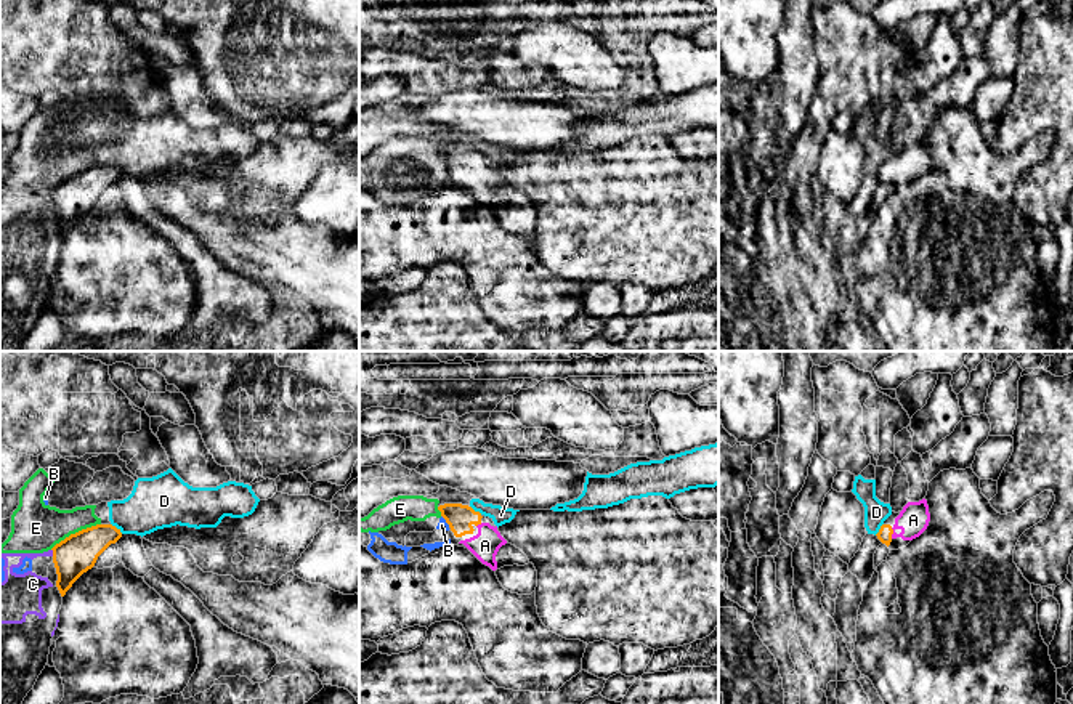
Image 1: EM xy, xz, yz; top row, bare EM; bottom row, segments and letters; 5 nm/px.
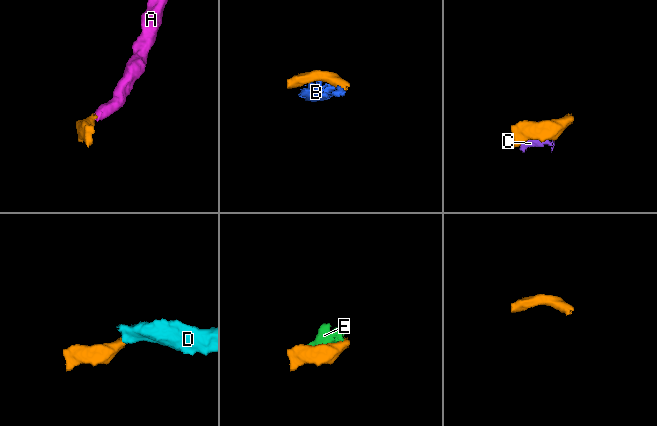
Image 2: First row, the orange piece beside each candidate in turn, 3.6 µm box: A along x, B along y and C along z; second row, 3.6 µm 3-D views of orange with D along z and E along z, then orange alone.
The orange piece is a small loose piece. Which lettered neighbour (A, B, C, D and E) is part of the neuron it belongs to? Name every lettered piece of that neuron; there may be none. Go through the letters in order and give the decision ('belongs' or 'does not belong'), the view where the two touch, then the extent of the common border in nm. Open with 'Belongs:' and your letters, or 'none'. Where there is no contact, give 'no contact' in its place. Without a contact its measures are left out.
Belongs: A
A: belongs; meets orange in yz; contact 60 nm long
B: does not belong; meets orange in xz; contact 80 nm long
C: does not belong; meets orange in xy; contact 40 nm long
D: does not belong; meets orange in xy; contact 80 nm long
E: does not belong; meets orange in xy; contact 280 nm long

